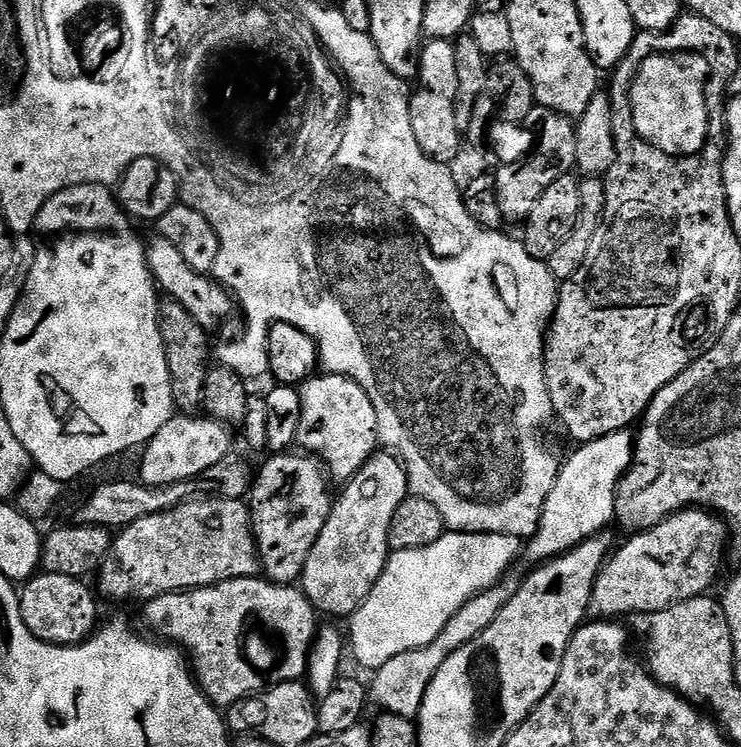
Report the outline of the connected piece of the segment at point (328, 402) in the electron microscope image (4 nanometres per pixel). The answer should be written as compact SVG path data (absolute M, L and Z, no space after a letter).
M324 374L324 377L314 379L309 379L299 389L302 417L310 421L310 434L316 435L322 445L322 459L332 467L340 482L346 482L377 451L375 410L367 394L349 376Z

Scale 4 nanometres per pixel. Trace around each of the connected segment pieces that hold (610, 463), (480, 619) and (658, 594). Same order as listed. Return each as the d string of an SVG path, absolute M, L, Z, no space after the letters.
M628 430L615 432L601 440L581 444L575 451L568 461L560 464L560 472L540 510L540 523L527 541L528 556L536 560L532 562L547 562L569 552L613 521L614 493L620 477L634 460L634 436Z
M497 586L480 592L472 600L468 600L466 606L458 610L454 616L447 620L442 630L437 633L435 639L426 647L407 651L406 654L398 654L398 658L390 658L382 667L375 669L375 678L368 686L368 696L376 702L380 702L384 708L389 708L396 716L408 716L417 711L420 697L424 694L424 687L432 680L433 674L442 666L442 662L462 646L473 640L482 630L492 624L494 618L500 613L506 599L503 587Z
M685 510L666 518L658 526L645 529L631 535L620 549L609 555L605 565L596 575L586 601L586 608L596 618L616 618L612 616L640 616L643 612L655 614L681 604L683 600L692 600L709 591L716 572L716 547L720 544L722 524L715 515L704 510Z

